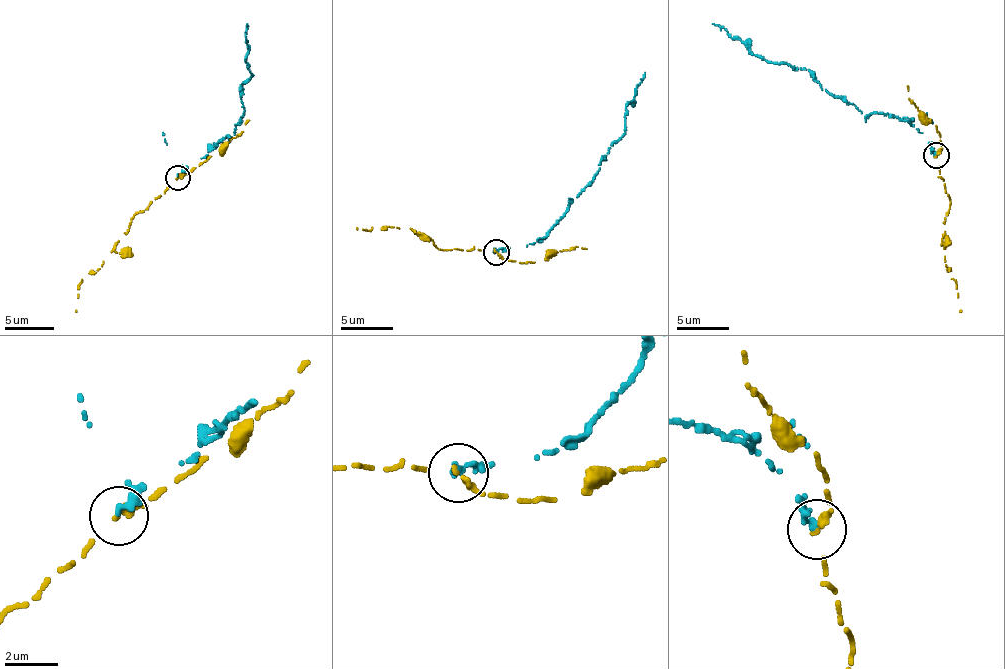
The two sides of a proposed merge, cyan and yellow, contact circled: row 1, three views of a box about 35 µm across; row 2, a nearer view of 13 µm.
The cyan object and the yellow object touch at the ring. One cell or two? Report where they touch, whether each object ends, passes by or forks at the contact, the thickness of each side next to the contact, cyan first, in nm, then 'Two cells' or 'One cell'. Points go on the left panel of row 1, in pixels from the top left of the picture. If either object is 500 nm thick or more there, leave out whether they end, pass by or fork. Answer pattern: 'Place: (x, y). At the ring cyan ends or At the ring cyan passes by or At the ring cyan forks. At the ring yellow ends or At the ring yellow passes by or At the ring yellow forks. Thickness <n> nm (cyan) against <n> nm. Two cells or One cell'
Place: (178, 178). At the ring cyan ends. At the ring yellow passes by. Thickness 260 nm (cyan) against 200 nm. Two cells

